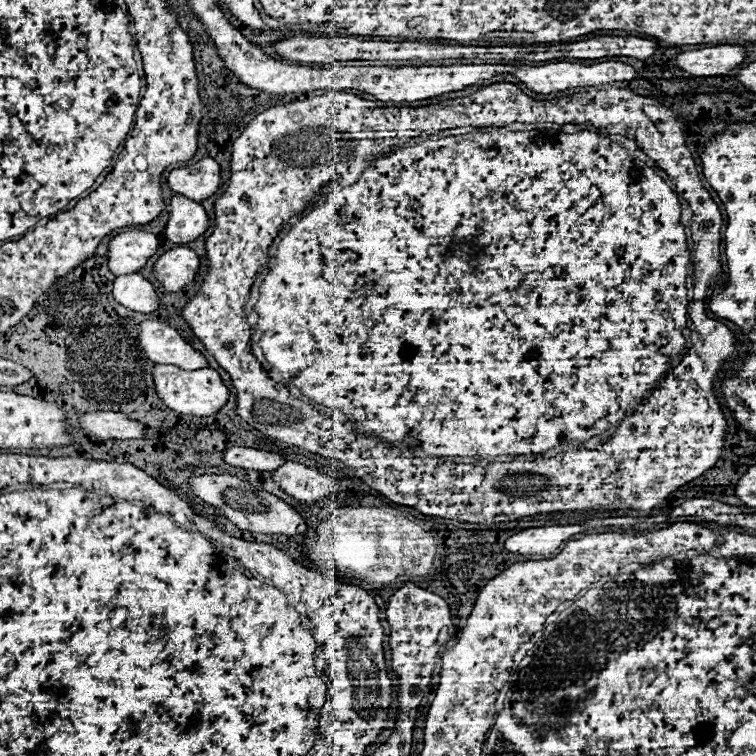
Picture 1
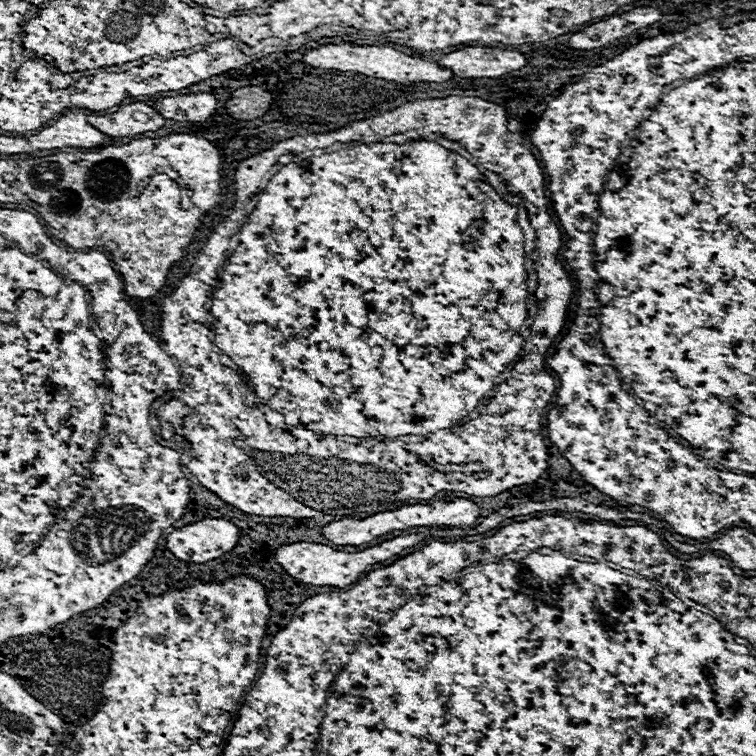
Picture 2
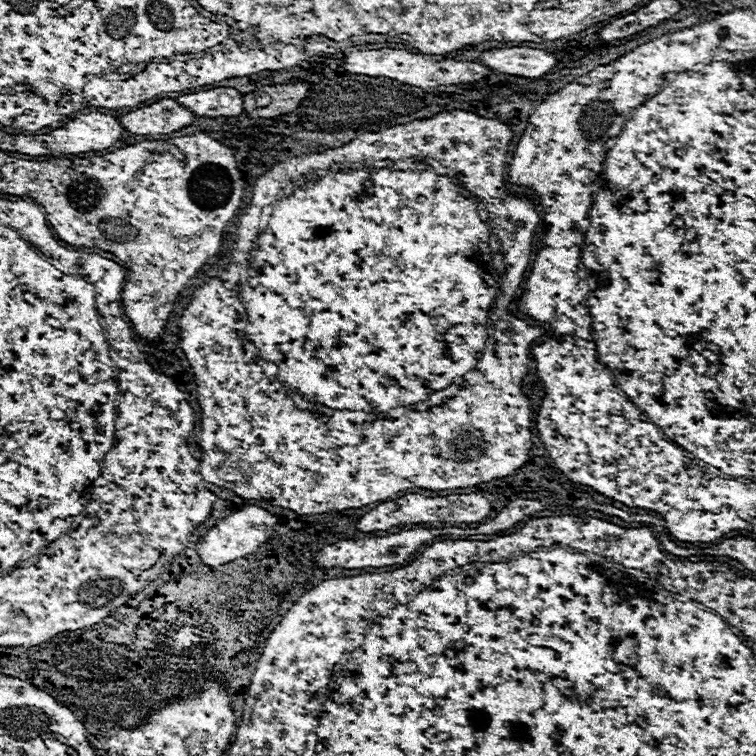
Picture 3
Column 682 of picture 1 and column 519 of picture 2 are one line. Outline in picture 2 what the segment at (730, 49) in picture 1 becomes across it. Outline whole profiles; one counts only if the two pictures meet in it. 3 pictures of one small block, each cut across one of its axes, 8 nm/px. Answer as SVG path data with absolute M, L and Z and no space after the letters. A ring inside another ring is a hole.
M468 46L458 52L446 54L438 60L440 66L446 66L460 78L496 78L514 70L522 70L528 60L520 52Z

